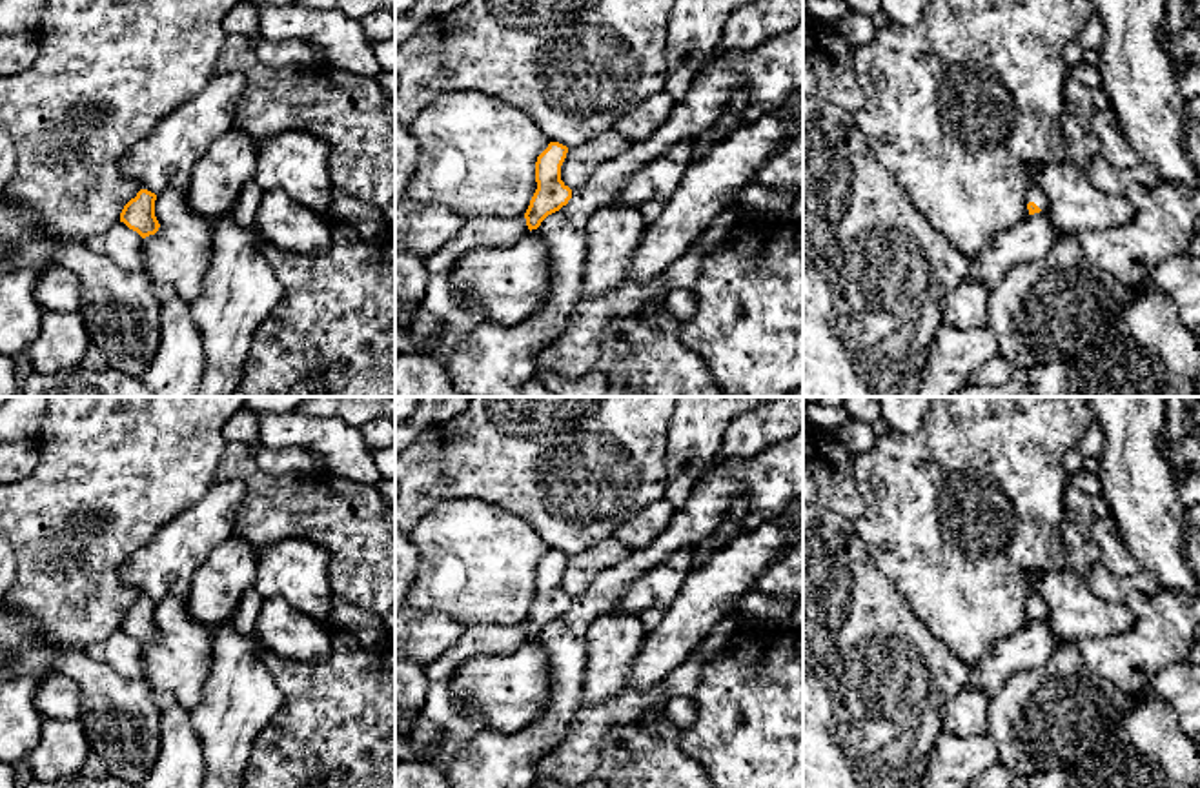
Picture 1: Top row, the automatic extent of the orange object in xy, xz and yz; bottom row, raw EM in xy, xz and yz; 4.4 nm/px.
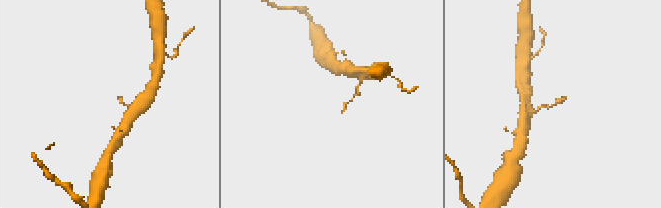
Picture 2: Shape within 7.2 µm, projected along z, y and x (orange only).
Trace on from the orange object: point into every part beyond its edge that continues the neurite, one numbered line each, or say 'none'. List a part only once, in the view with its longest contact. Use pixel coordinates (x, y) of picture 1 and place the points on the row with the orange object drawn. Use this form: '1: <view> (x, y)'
1: yz (1037, 195)

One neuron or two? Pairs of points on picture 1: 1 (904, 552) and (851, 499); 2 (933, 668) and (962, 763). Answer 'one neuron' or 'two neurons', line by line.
1: two neurons
2: two neurons

